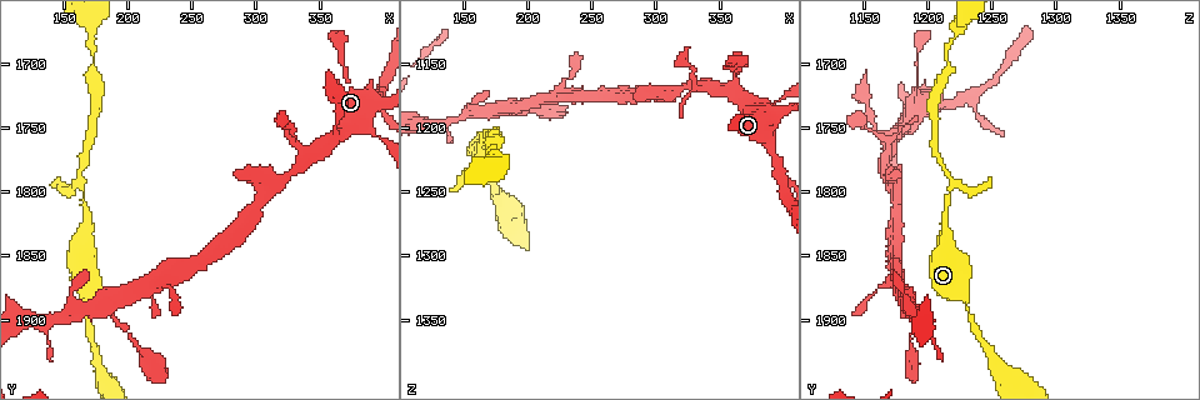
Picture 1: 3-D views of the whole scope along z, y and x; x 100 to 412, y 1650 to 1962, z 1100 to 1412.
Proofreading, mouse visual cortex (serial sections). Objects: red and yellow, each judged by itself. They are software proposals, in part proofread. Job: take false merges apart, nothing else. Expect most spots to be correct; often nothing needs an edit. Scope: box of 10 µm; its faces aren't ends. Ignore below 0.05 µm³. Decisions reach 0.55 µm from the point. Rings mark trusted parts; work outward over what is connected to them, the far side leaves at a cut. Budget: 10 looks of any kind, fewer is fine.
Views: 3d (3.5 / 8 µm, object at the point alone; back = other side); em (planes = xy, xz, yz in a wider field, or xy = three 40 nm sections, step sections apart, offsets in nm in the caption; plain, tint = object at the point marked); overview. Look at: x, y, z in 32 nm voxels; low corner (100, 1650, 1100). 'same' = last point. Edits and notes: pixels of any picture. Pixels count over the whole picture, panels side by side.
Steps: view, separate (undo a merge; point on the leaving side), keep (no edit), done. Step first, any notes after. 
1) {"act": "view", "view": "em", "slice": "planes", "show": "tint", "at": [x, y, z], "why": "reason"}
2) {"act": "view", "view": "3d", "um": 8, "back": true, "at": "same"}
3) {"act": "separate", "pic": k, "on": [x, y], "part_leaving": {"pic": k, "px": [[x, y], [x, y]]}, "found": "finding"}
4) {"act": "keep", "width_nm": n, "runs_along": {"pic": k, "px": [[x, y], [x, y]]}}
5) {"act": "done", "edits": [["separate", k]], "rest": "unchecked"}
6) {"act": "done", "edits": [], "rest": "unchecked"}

{"act": "view", "view": "em", "slice": "xy", "step": 5, "show": "tint", "at": [162, 1782, 1214], "why": "a narrow waist"}

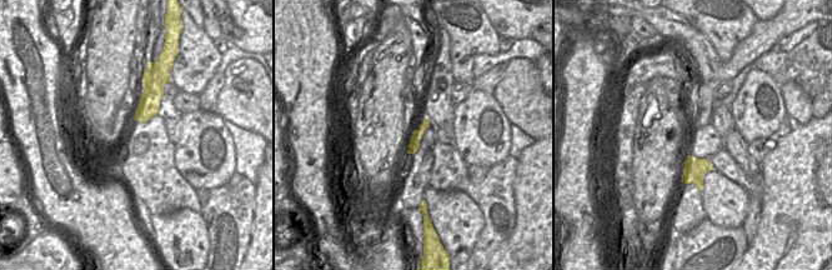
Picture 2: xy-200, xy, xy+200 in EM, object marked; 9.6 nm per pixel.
{"act": "view", "view": "3d", "um": 3.5, "at": "same", "why": "wider look"}

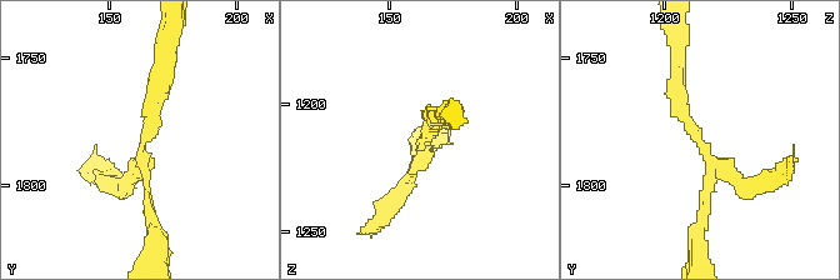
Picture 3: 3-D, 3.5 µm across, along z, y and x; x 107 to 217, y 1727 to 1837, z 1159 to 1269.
{"act": "keep", "arm_widths_nm": [150, 200], "runs_along": {"pic": 2, "px": [[426, 121], [417, 134], [411, 150]]}, "found": "one cell here"}

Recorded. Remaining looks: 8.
{"act": "view", "view": "em", "slice": "xy", "step": 3, "show": "tint", "at": [170, 1670, 1224], "why": "calibre changes"}

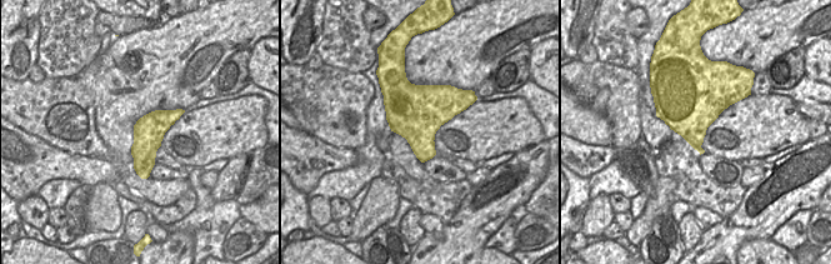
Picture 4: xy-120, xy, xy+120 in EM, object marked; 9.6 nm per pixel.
{"act": "view", "view": "3d", "um": 3.5, "at": "same", "why": "see where the arms go"}

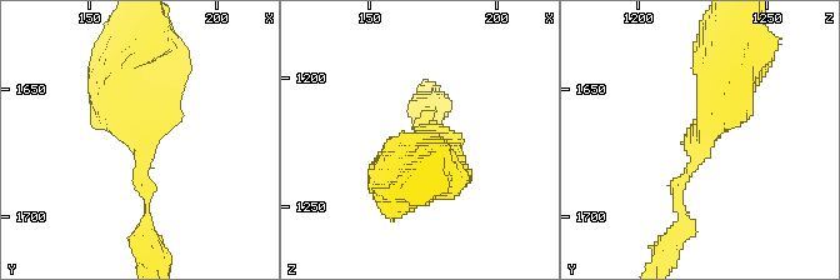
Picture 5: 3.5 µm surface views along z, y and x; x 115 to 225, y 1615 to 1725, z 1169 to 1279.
{"act": "keep", "runs_along": {"pic": 5, "px": [[684, 213], [678, 186], [720, 105], [716, 90]]}, "found": "one cell here"}

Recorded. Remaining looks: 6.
{"act": "view", "view": "3d", "um": 3.5, "at": [336, 1766, 1170], "why": "three arms meet"}

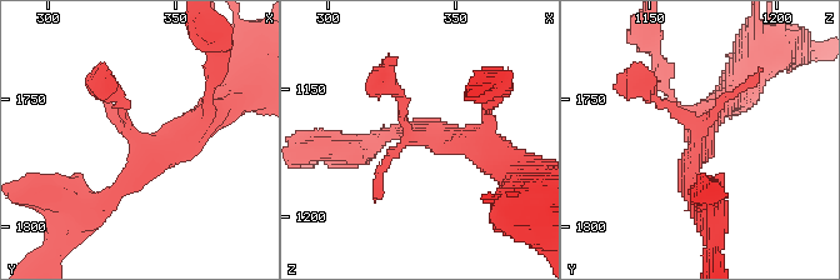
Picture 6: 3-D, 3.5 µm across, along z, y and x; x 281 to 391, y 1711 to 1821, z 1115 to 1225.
{"act": "view", "view": "em", "slice": "xy", "step": 3, "show": "tint", "at": [338, 1768, 1170]}

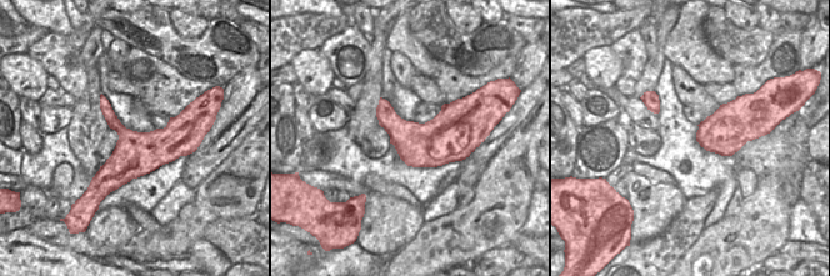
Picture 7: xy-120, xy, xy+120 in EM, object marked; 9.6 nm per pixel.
{"act": "keep", "runs_along": {"pic": 6, "px": [[489, 148], [413, 138], [394, 90]]}, "found": "one cell here"}

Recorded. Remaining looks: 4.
{"act": "view", "view": "3d", "um": 3.5, "at": [186, 1882, 1182], "why": "side arm on a straight run"}

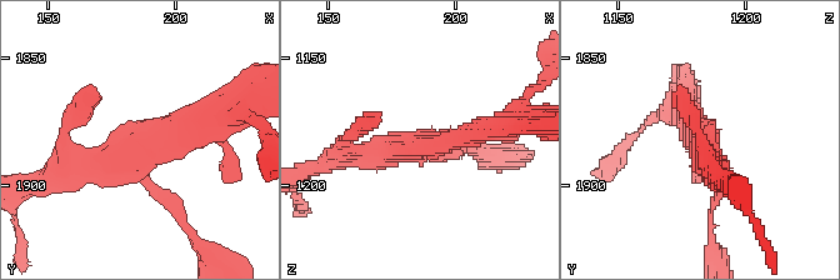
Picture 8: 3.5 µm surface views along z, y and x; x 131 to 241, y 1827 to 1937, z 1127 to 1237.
{"act": "view", "view": "em", "slice": "xy", "step": 1, "show": "tint", "at": [187, 1883, 1184], "arms": 3, "arm_widths_nm": [100, 300, 350], "why": "now the EM"}

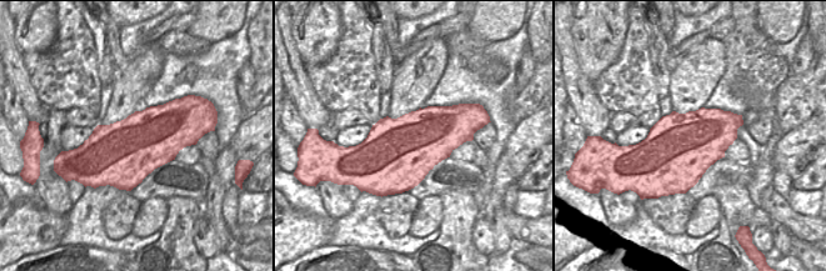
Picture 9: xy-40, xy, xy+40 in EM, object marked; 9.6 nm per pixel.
{"act": "keep", "runs_along": {"pic": 8, "px": [[213, 116], [68, 174]]}, "found": "all the same cell"}

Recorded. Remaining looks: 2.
{"act": "done", "edits": [], "rest": "unchecked"}

